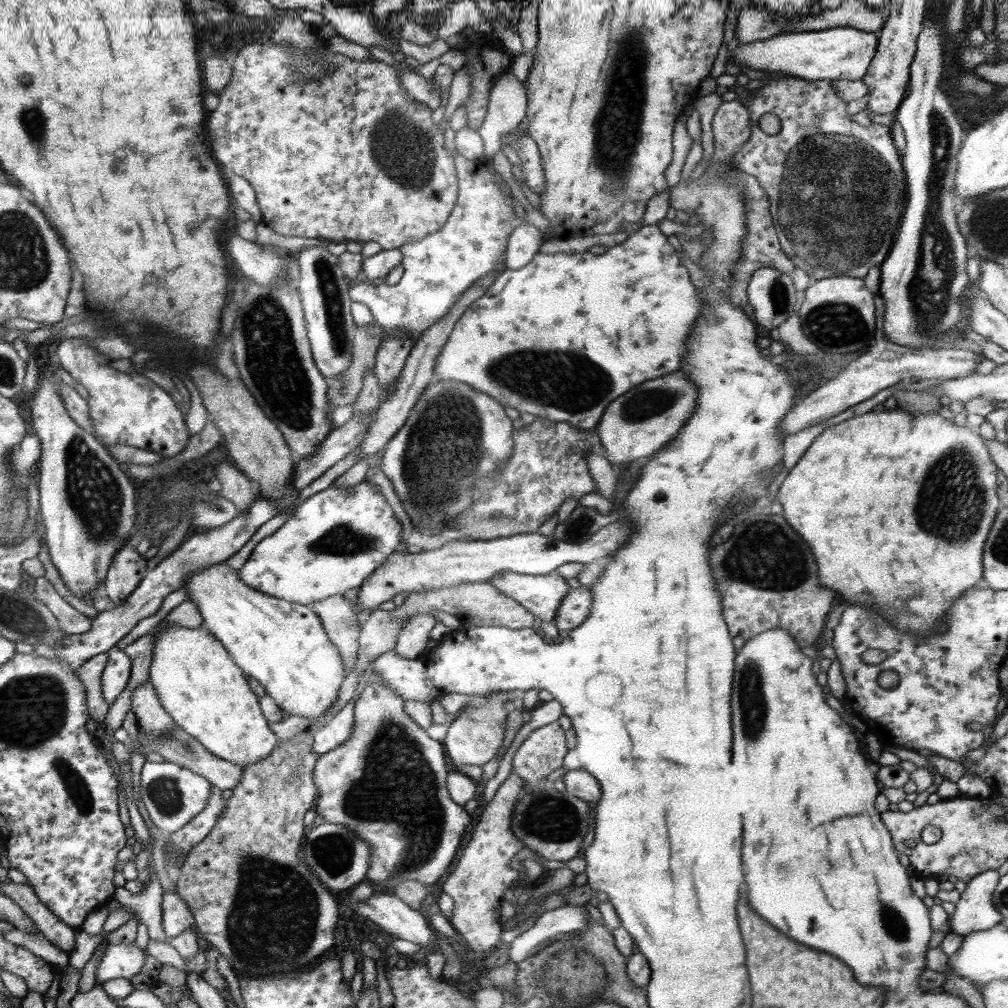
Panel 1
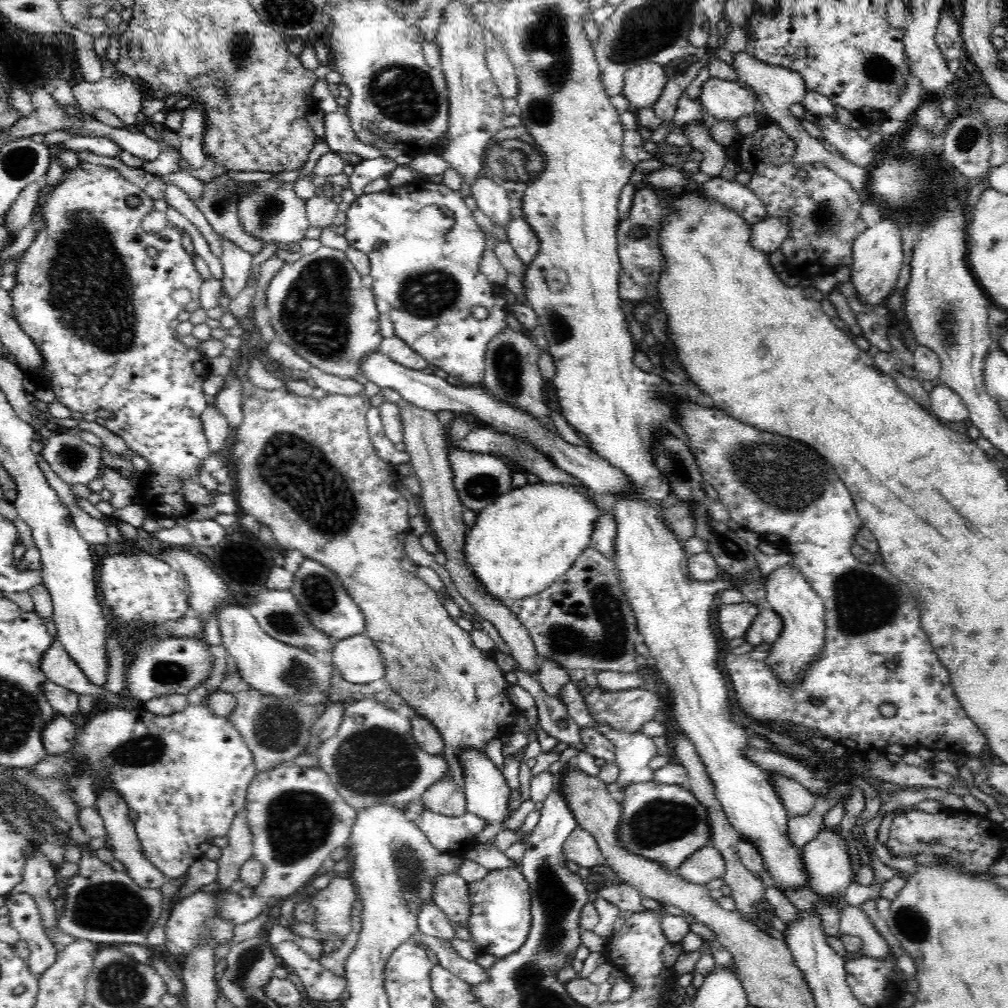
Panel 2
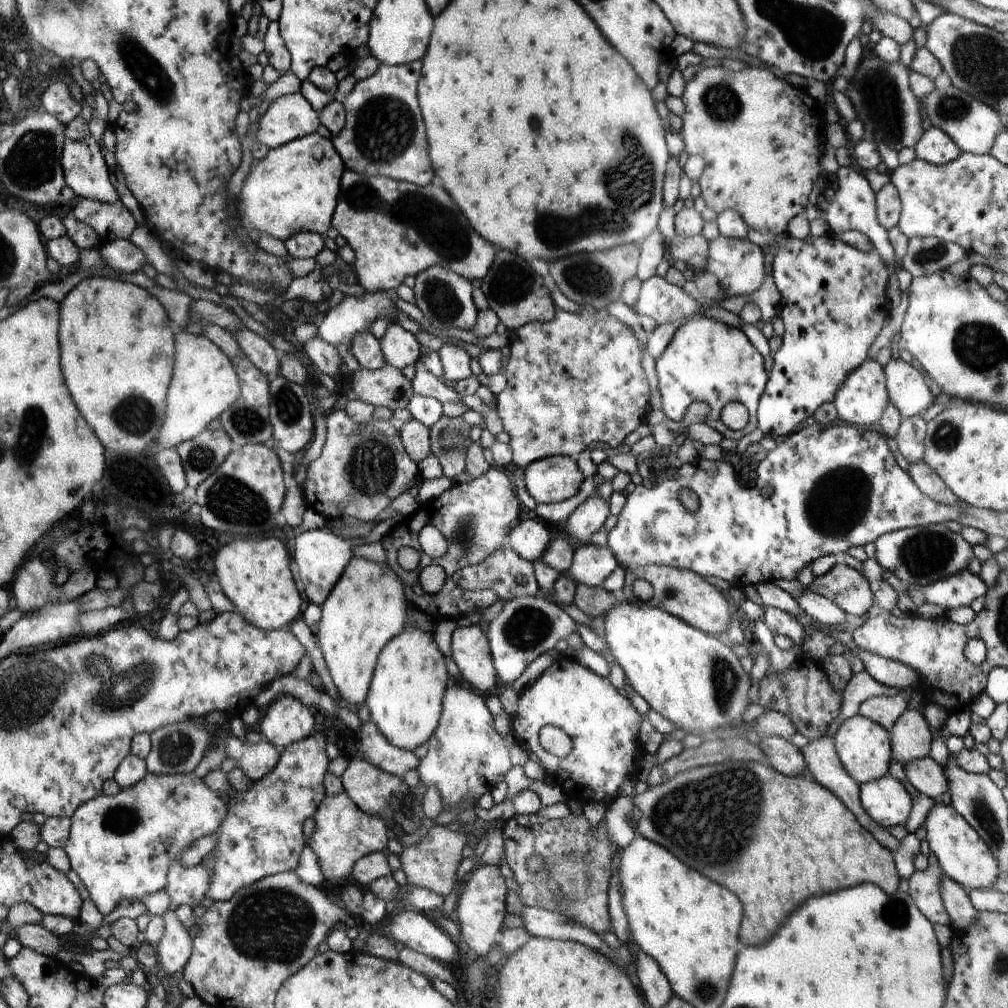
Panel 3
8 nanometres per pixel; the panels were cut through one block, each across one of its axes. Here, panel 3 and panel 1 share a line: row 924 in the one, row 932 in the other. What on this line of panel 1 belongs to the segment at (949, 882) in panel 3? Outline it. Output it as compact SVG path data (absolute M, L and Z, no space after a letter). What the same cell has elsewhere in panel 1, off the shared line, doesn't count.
M986 870L967 883L956 910L950 917L951 932L961 937L971 932L986 930L996 926L1002 920L992 904L992 893L999 884L997 870Z

